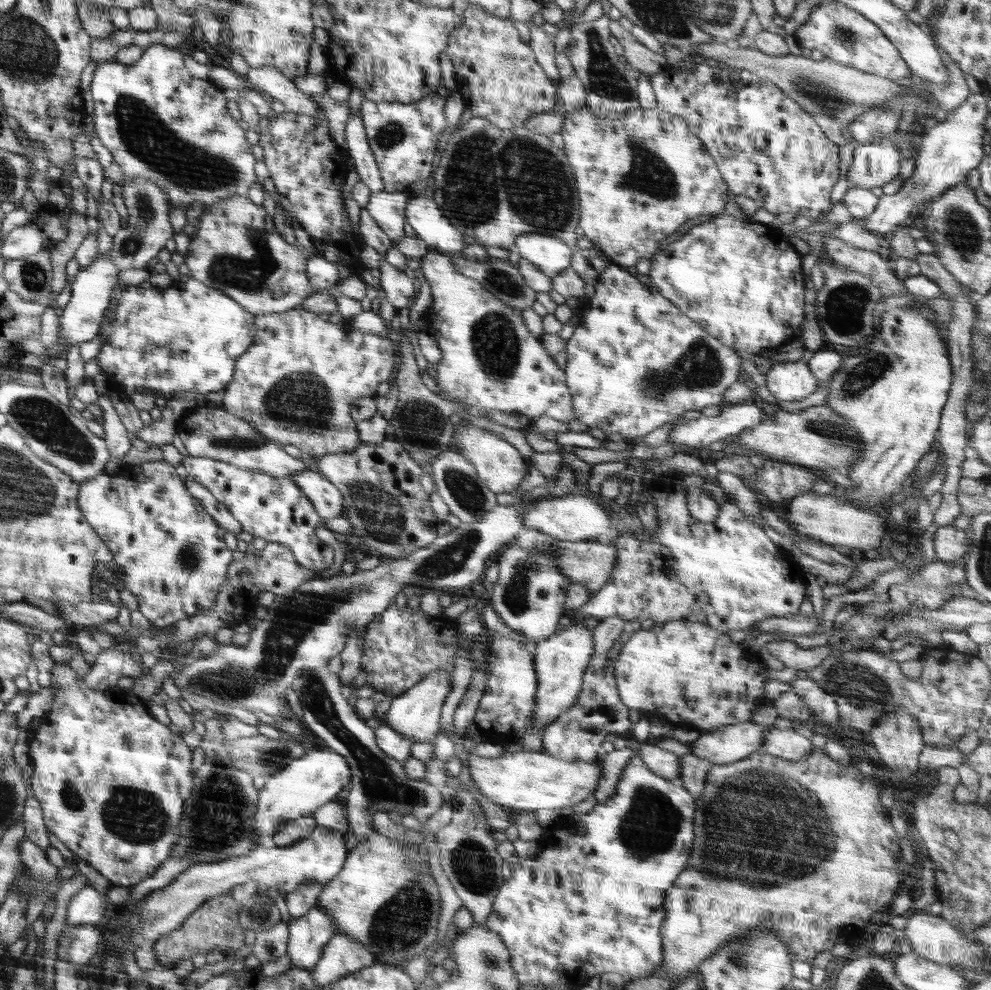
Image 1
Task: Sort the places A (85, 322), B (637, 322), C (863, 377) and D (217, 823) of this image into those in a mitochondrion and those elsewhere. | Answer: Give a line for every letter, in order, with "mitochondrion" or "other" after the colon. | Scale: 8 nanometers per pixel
A: other
B: other
C: mitochondrion
D: mitochondrion

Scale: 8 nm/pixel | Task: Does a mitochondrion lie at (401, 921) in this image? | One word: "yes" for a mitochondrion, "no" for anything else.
yes

